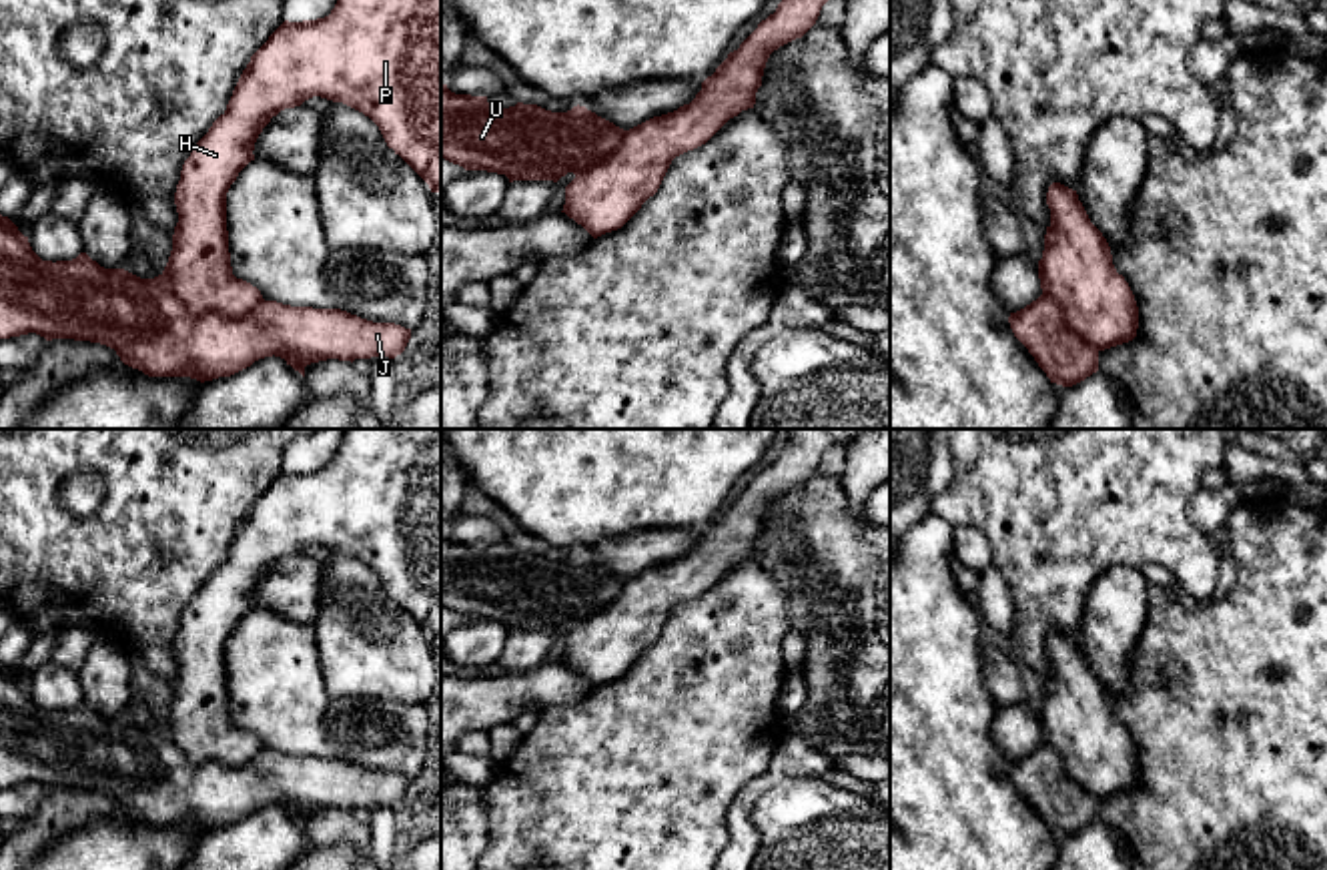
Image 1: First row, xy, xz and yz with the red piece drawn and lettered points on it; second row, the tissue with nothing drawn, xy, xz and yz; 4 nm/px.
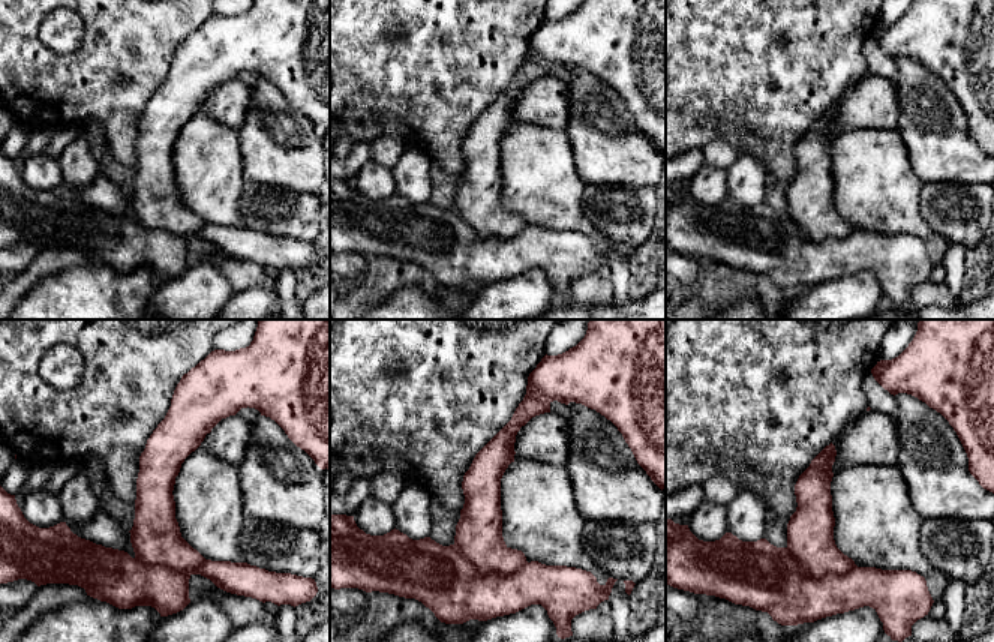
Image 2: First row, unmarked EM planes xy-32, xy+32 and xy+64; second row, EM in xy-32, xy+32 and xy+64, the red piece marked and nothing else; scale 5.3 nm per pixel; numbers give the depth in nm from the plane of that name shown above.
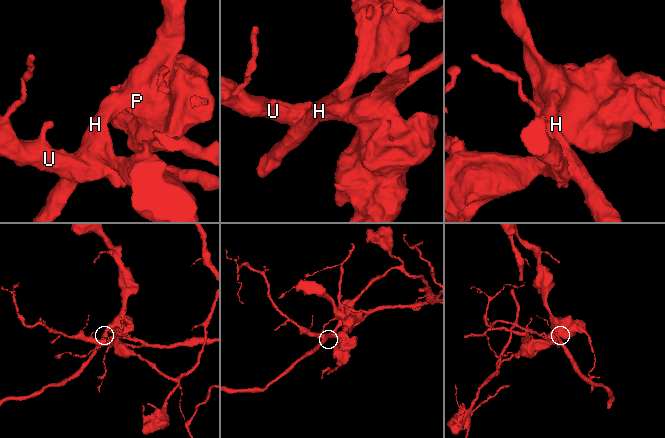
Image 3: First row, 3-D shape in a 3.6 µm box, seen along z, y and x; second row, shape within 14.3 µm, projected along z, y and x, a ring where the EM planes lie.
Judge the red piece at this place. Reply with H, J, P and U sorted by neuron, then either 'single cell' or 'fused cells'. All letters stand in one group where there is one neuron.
groups H J P U; single cell

